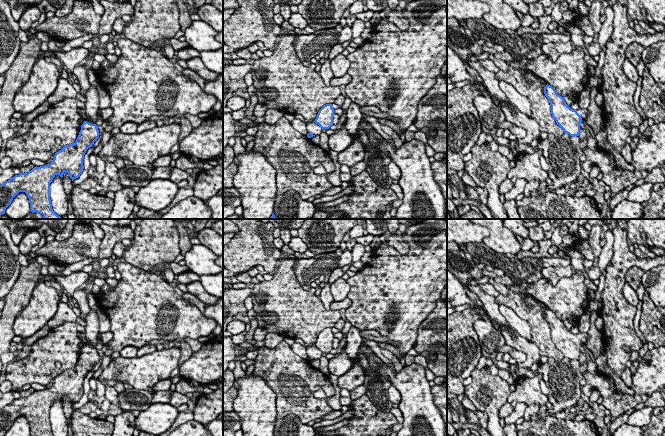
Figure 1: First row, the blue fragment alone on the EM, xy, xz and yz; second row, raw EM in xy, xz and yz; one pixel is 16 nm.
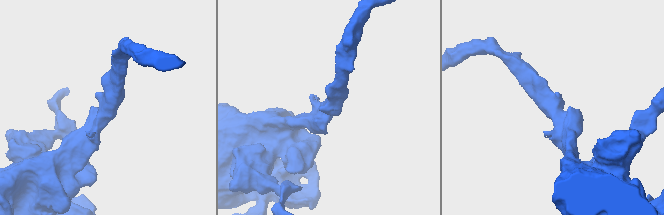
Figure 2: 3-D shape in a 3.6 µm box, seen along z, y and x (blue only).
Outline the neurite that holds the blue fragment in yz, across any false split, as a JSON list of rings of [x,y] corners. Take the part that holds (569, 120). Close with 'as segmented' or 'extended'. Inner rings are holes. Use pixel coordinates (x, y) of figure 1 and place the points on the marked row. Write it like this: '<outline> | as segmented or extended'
[[[548,84],[544,87],[544,94],[550,103],[552,117],[564,133],[570,136],[579,136],[580,123],[583,119],[587,119],[588,109],[571,109],[564,101],[564,97],[558,95],[555,88]]] | extended

